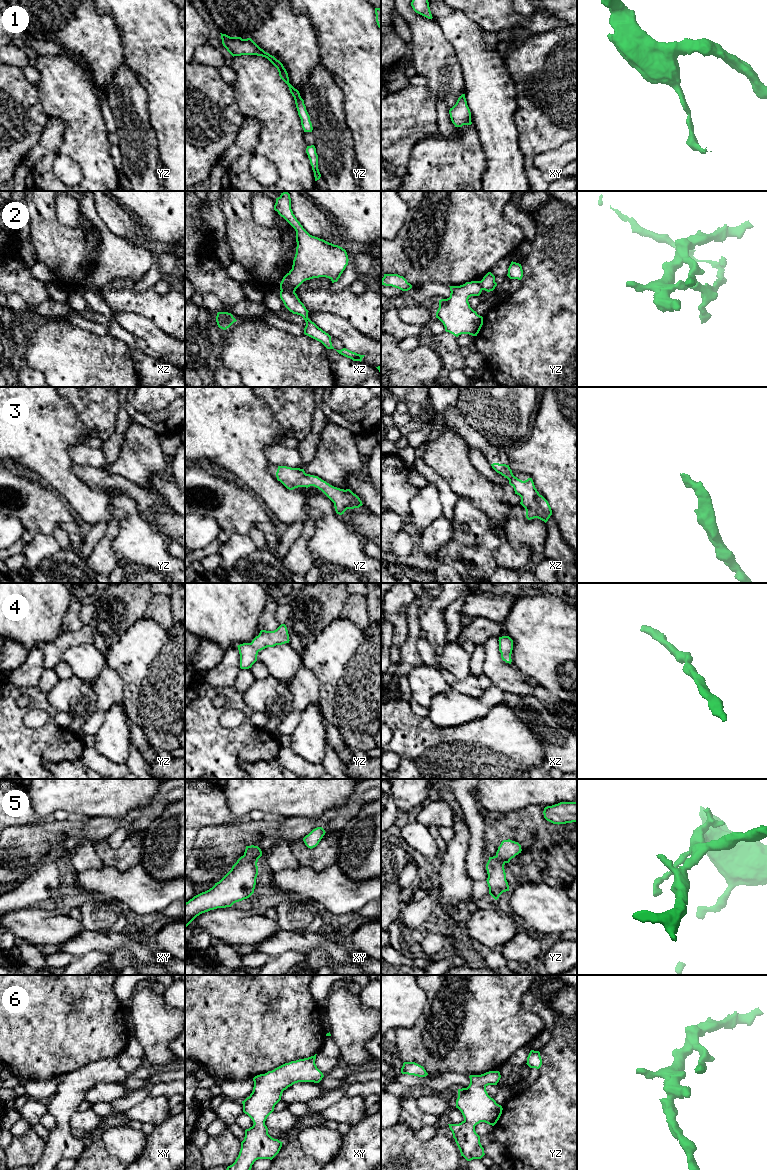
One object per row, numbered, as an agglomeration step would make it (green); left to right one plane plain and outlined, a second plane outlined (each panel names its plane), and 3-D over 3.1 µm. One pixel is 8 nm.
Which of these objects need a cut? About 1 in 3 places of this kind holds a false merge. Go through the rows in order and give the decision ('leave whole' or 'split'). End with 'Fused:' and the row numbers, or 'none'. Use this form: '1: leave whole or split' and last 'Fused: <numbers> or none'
1: leave whole
2: split
3: leave whole
4: leave whole
5: leave whole
6: leave whole
Fused: 2

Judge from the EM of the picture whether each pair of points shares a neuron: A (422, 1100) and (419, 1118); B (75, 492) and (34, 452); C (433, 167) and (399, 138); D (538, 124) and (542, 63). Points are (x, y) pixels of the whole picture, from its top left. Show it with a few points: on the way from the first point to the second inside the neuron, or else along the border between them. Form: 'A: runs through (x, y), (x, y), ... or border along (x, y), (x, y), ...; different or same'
A: border along (415, 1092), (416, 1106), (422, 1112), (443, 1116); different
B: runs through (65, 482), (44, 461); same
C: border along (431, 134), (420, 139), (414, 145), (406, 167); different
D: runs through (539, 109), (542, 104), (542, 78); same

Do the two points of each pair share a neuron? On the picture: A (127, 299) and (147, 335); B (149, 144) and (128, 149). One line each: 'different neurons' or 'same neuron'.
A: different neurons
B: same neuron

